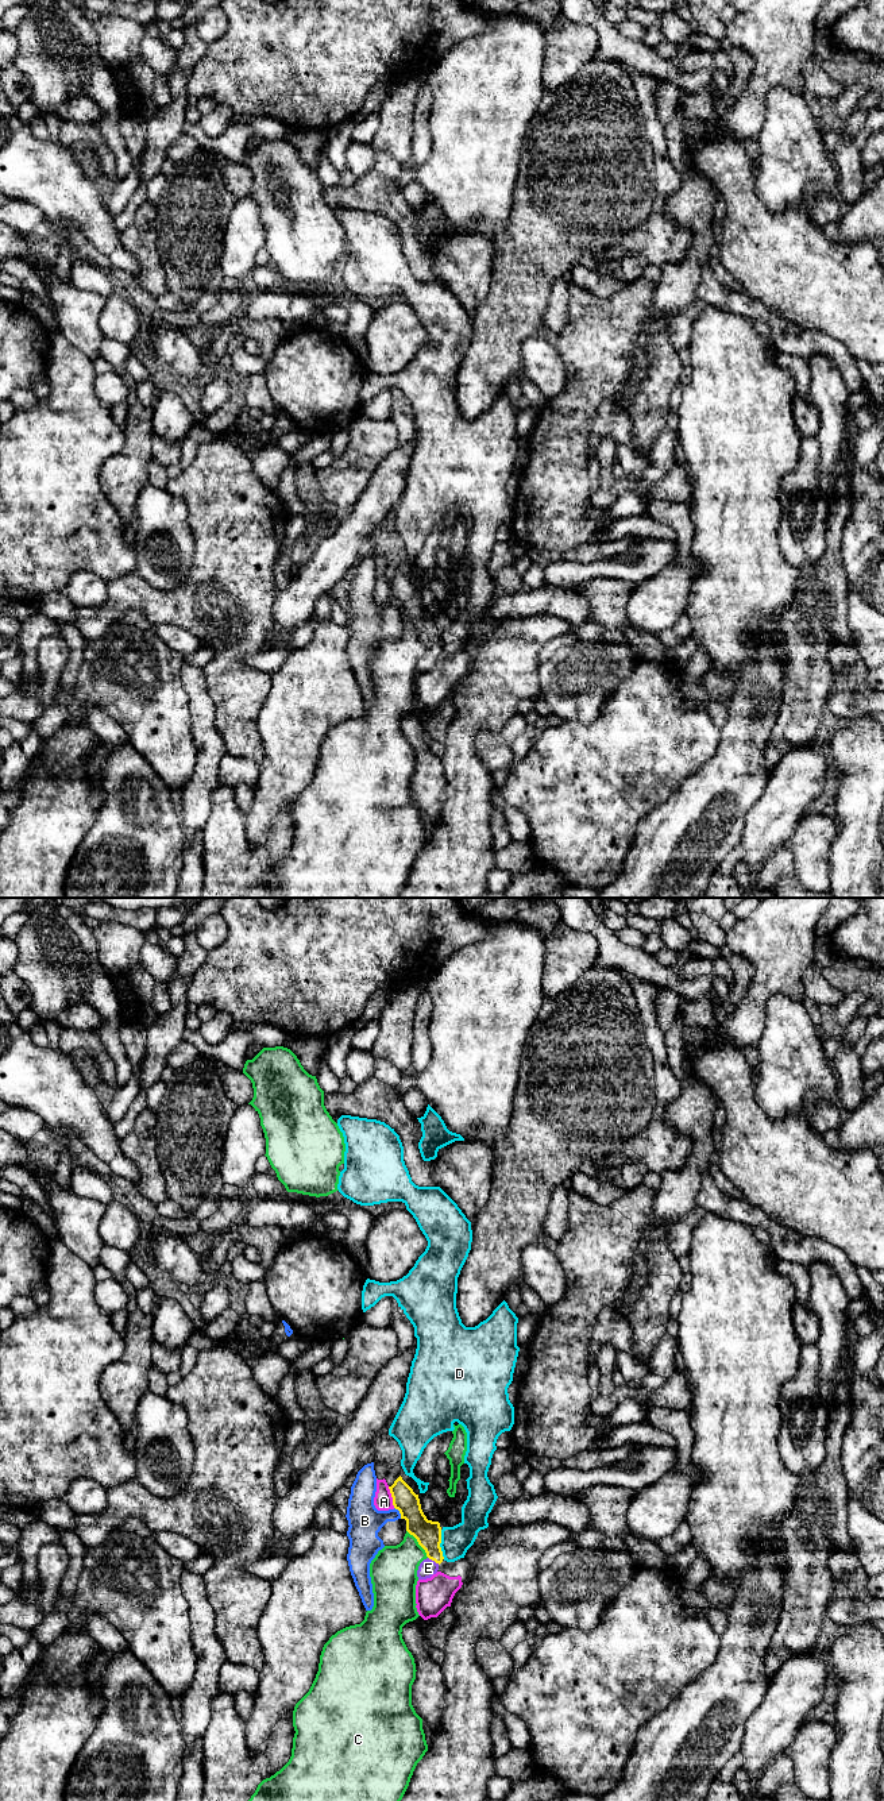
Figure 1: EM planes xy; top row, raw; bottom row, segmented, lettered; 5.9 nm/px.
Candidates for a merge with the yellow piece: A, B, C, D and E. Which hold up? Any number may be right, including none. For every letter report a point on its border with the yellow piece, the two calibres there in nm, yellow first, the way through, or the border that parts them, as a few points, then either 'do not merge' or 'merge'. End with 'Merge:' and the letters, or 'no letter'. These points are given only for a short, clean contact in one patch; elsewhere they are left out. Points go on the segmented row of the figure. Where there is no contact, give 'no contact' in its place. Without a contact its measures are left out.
A: xy (392, 1496) | 150/110 nm | do not merge
B: xy (400, 1512) | 160/200 nm | along xy (394, 1507), (401, 1518) | do not merge
C: xy (419, 1543) | 160/280 nm | along xy (406, 1530), (428, 1557) | do not merge
D: xy (439, 1545) | 160/180 nm | do not merge
E: xy (433, 1560) | 160/100 nm | across xy (428, 1534), (433, 1560), (428, 1568) | merge
Merge: E

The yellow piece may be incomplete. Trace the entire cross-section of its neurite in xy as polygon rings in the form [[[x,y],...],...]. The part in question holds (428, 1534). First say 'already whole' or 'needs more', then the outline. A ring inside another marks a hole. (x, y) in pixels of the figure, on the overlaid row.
needs more; [[[399,1476],[391,1486],[389,1486],[393,1505],[399,1511],[401,1519],[406,1520],[406,1531],[413,1535],[418,1544],[425,1550],[424,1559],[417,1570],[418,1580],[431,1578],[437,1573],[439,1565],[443,1562],[441,1527],[439,1522],[428,1520],[420,1504],[418,1495]]]

